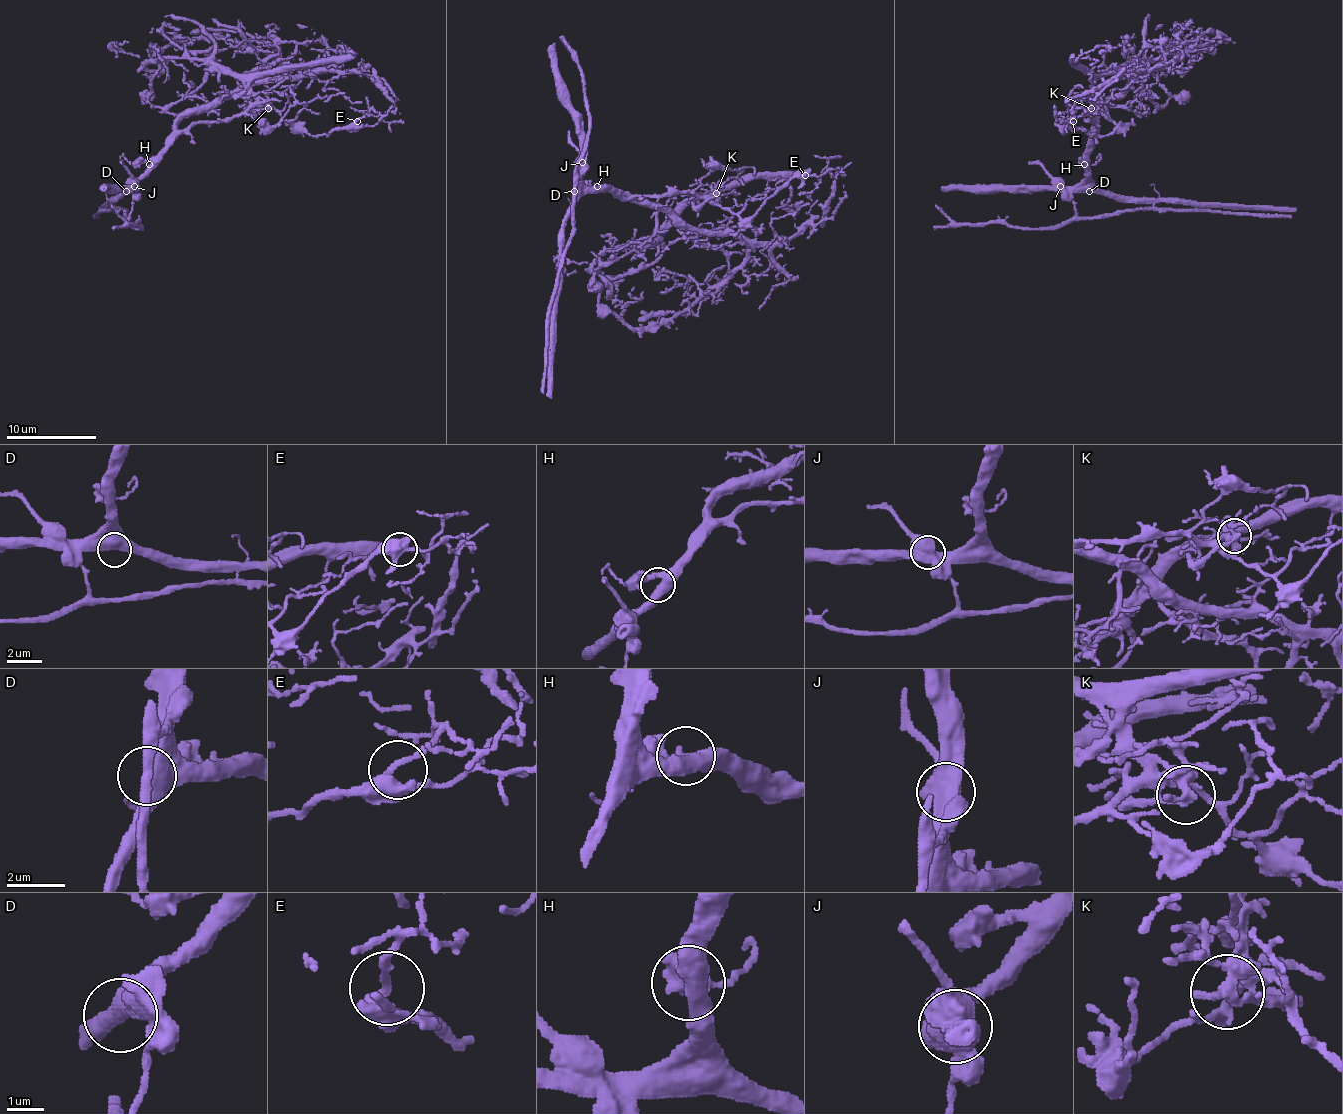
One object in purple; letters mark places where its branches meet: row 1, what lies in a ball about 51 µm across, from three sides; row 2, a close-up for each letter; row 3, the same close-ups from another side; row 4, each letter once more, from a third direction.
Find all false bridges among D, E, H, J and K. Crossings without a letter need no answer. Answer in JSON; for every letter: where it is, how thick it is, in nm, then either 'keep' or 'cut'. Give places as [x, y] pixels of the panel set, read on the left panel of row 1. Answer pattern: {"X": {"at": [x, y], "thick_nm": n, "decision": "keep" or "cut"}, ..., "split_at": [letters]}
{"D": {"at": [126, 191], "thick_nm": 550, "decision": "keep"}, "E": {"at": [357, 121], "thick_nm": 360, "decision": "keep"}, "H": {"at": [149, 164], "thick_nm": 440, "decision": "keep"}, "J": {"at": [134, 186], "thick_nm": 700, "decision": "cut"}, "K": {"at": [268, 108], "thick_nm": 360, "decision": "cut"}, "split_at": ["J", "K"]}

